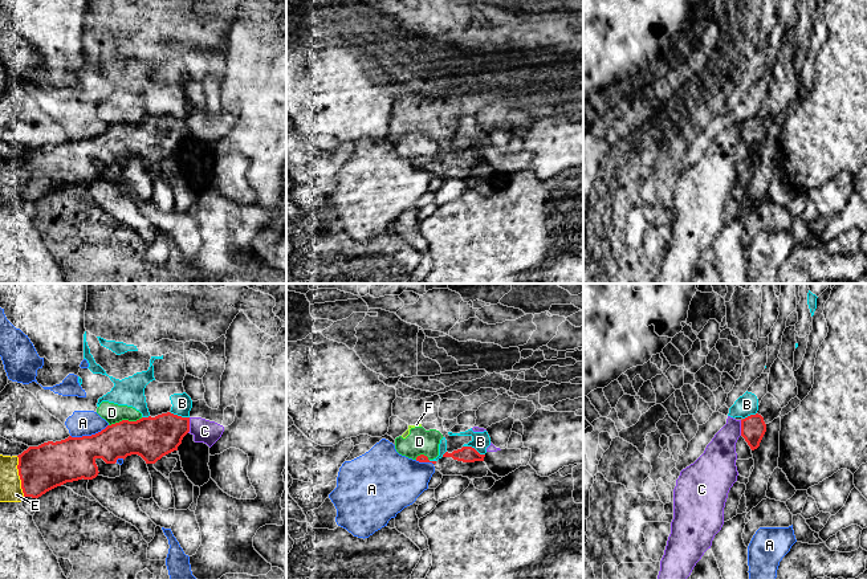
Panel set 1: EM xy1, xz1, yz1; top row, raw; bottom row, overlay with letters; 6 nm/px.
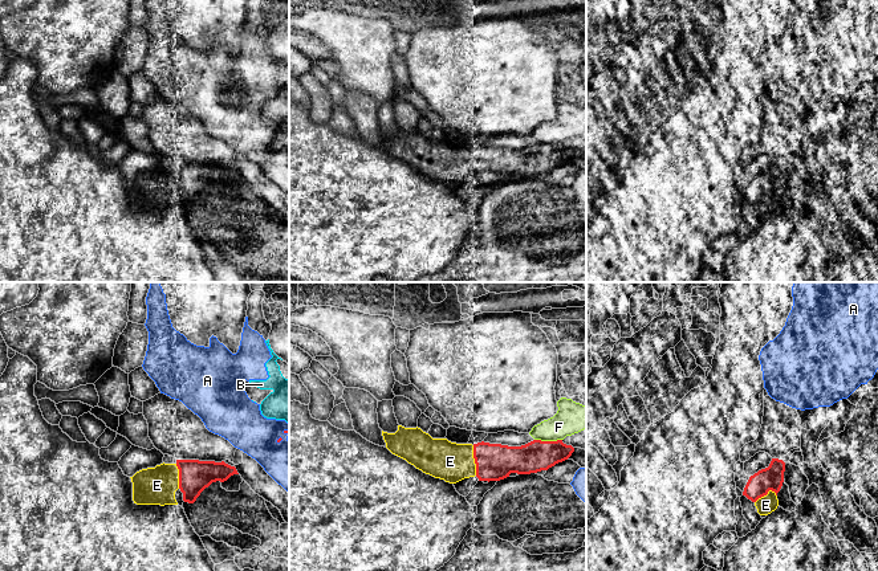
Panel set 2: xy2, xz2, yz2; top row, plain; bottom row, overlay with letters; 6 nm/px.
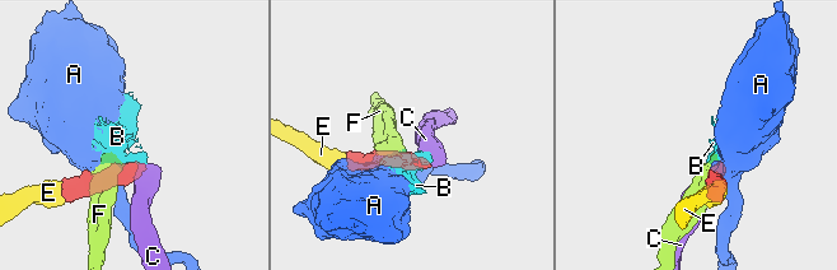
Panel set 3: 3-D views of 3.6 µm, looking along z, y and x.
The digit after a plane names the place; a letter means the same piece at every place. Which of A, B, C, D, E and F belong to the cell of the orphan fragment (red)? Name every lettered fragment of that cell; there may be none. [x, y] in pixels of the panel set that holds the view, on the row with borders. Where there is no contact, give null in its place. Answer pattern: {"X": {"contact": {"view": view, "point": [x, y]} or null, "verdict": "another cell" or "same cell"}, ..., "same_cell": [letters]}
{"A": {"contact": {"view": "xy1", "point": [89, 436]}, "verdict": "another cell"}, "B": {"contact": {"view": "xz1", "point": [473, 448]}, "verdict": "another cell"}, "C": {"contact": {"view": "xy1", "point": [188, 425]}, "verdict": "another cell"}, "D": {"contact": {"view": "xy1", "point": [125, 420]}, "verdict": "another cell"}, "E": {"contact": {"view": "xy1", "point": [19, 474]}, "verdict": "same cell"}, "F": {"contact": {"view": "xz2", "point": [548, 441]}, "verdict": "another cell"}, "same_cell": ["E"]}

